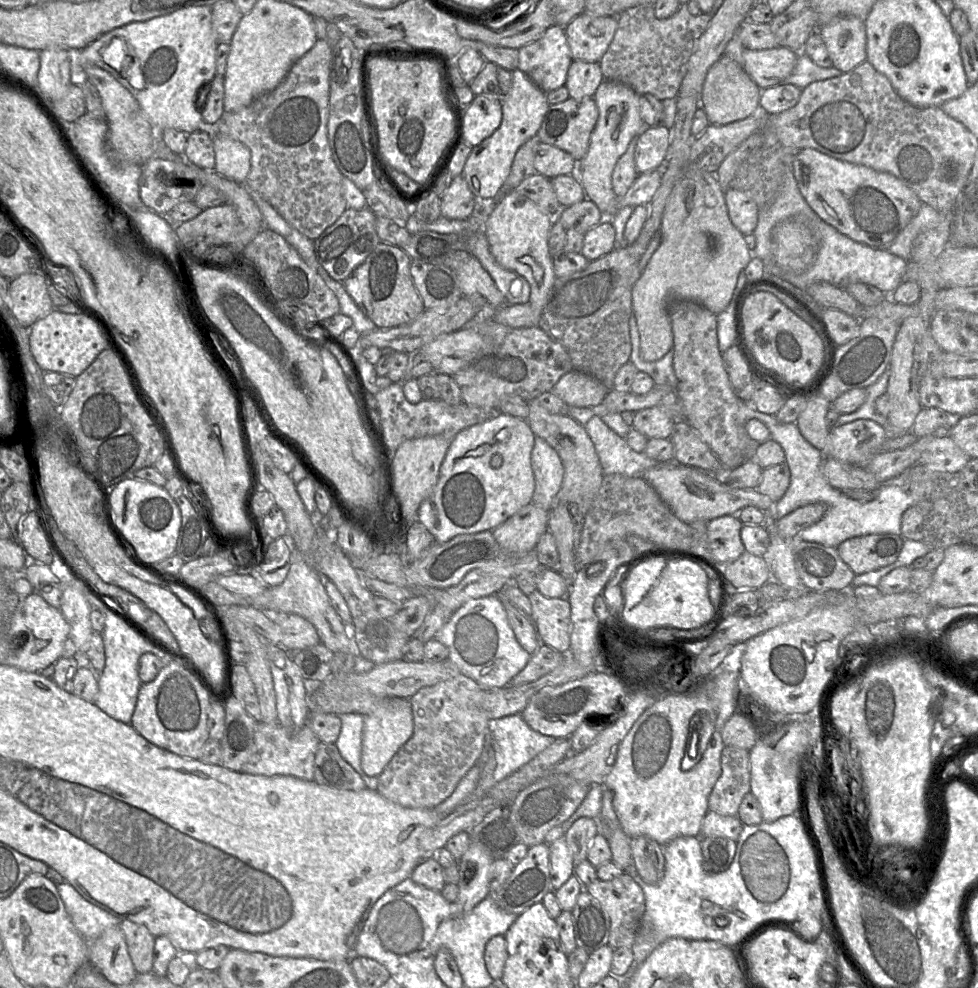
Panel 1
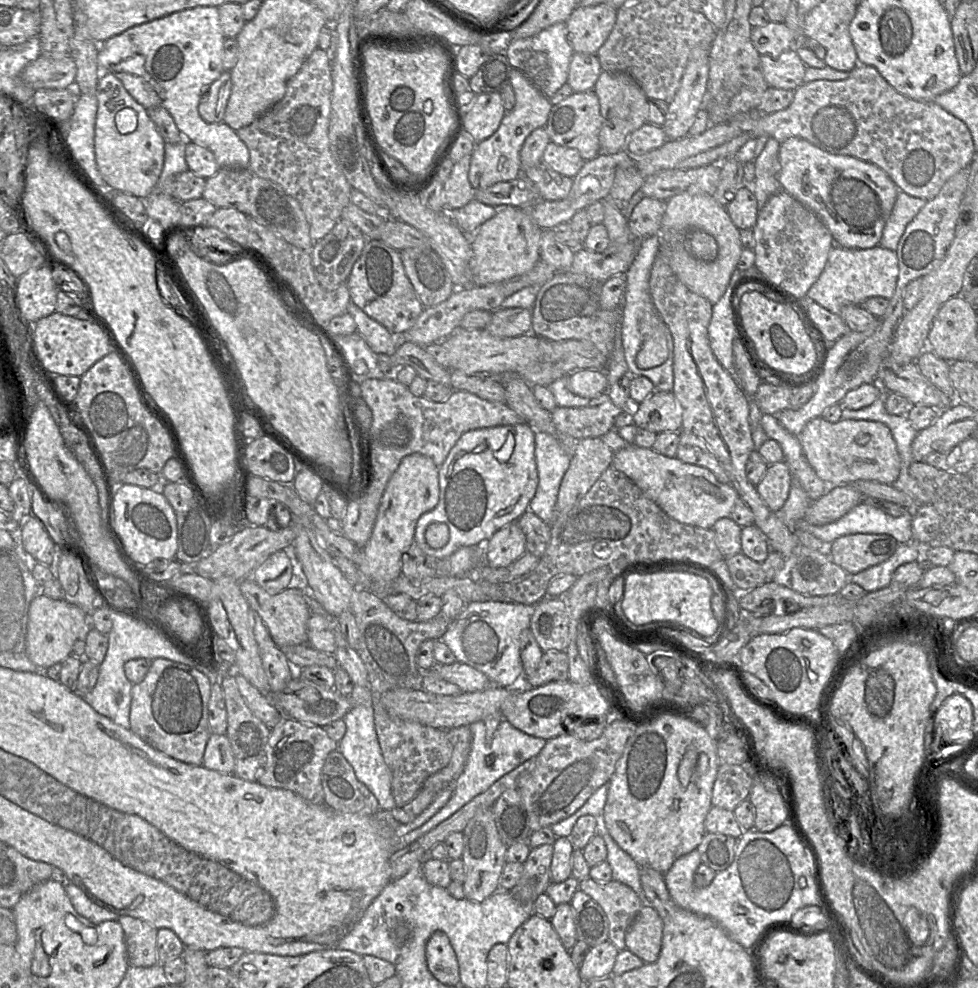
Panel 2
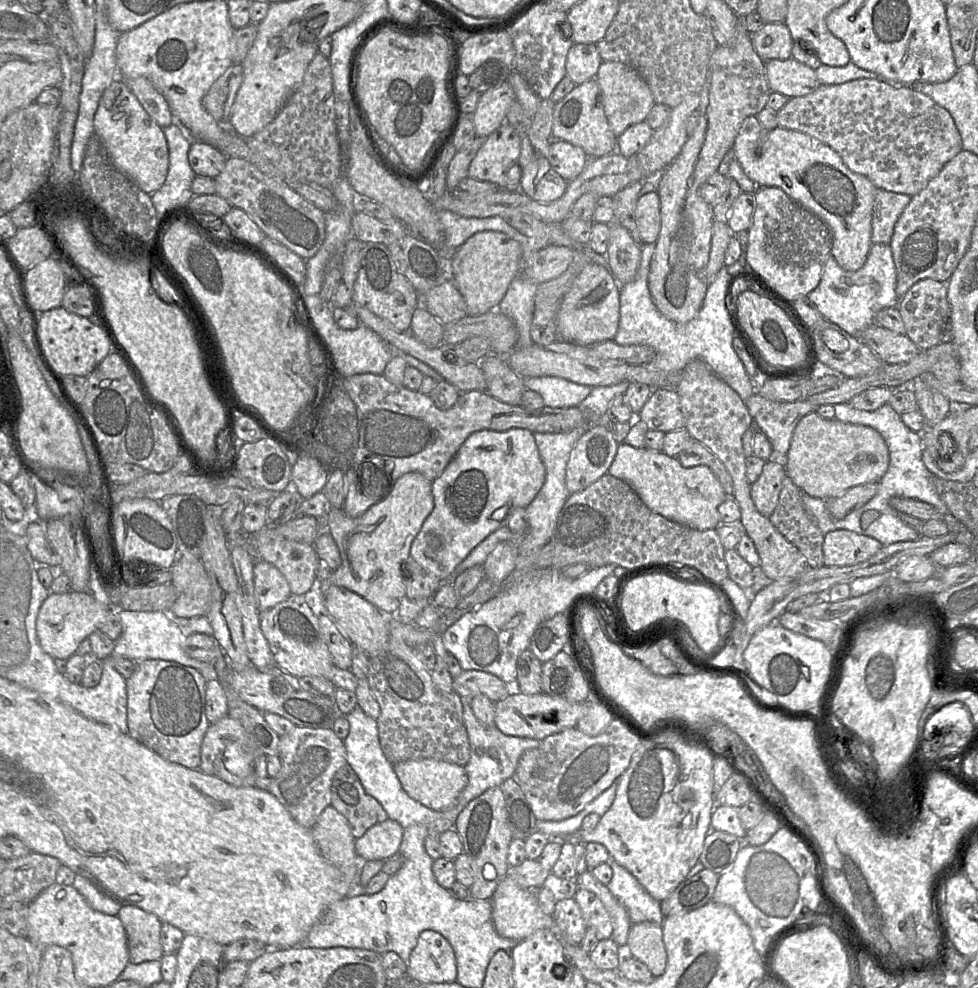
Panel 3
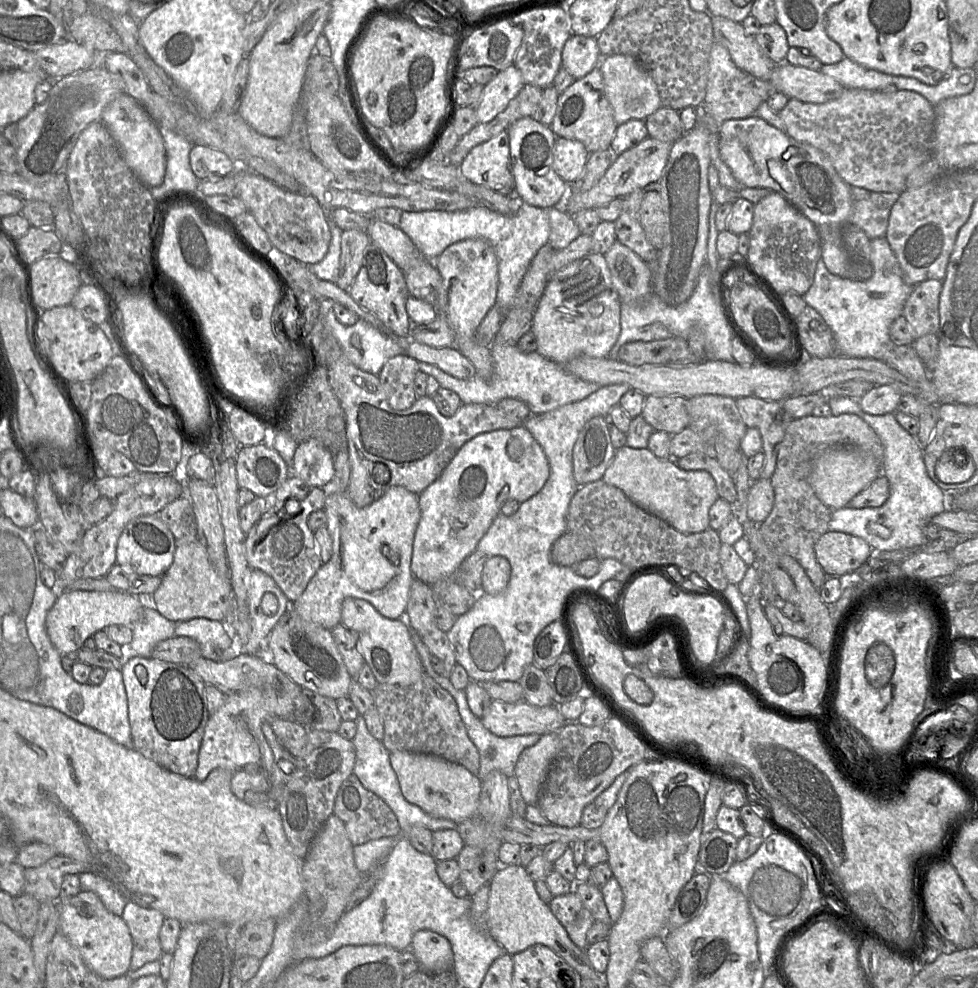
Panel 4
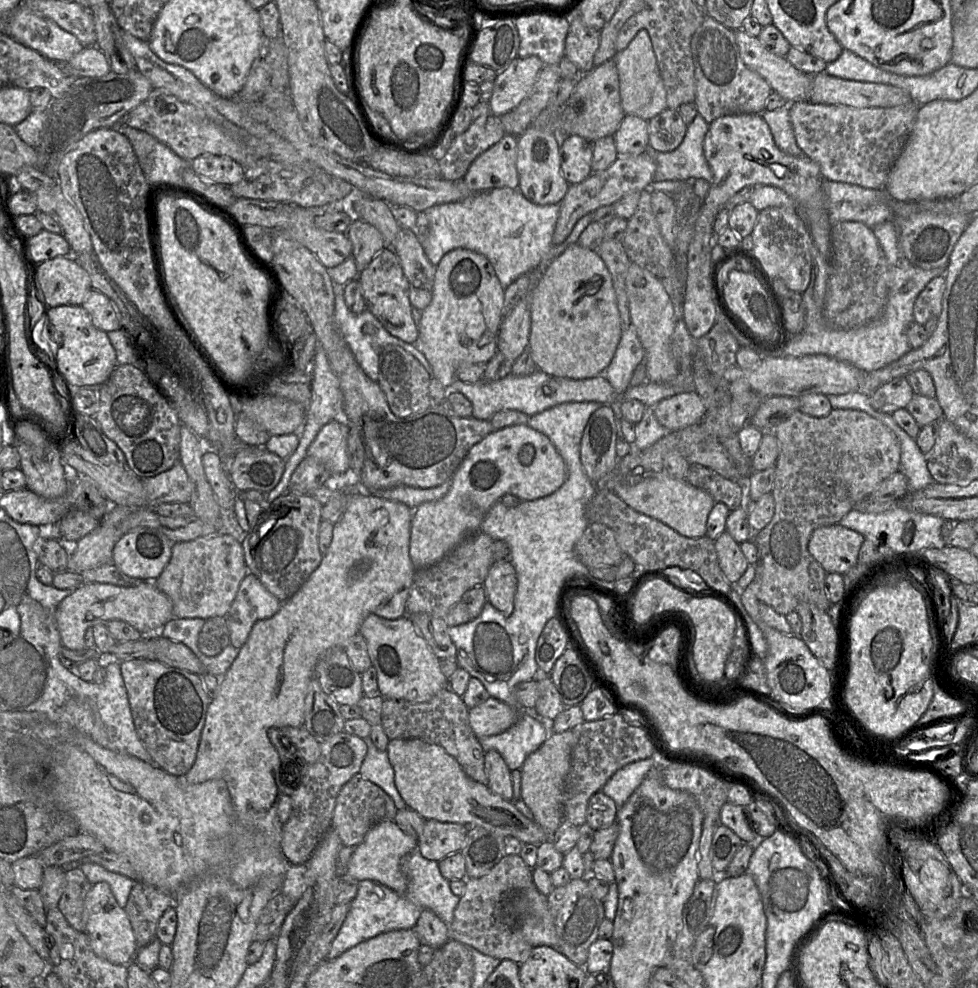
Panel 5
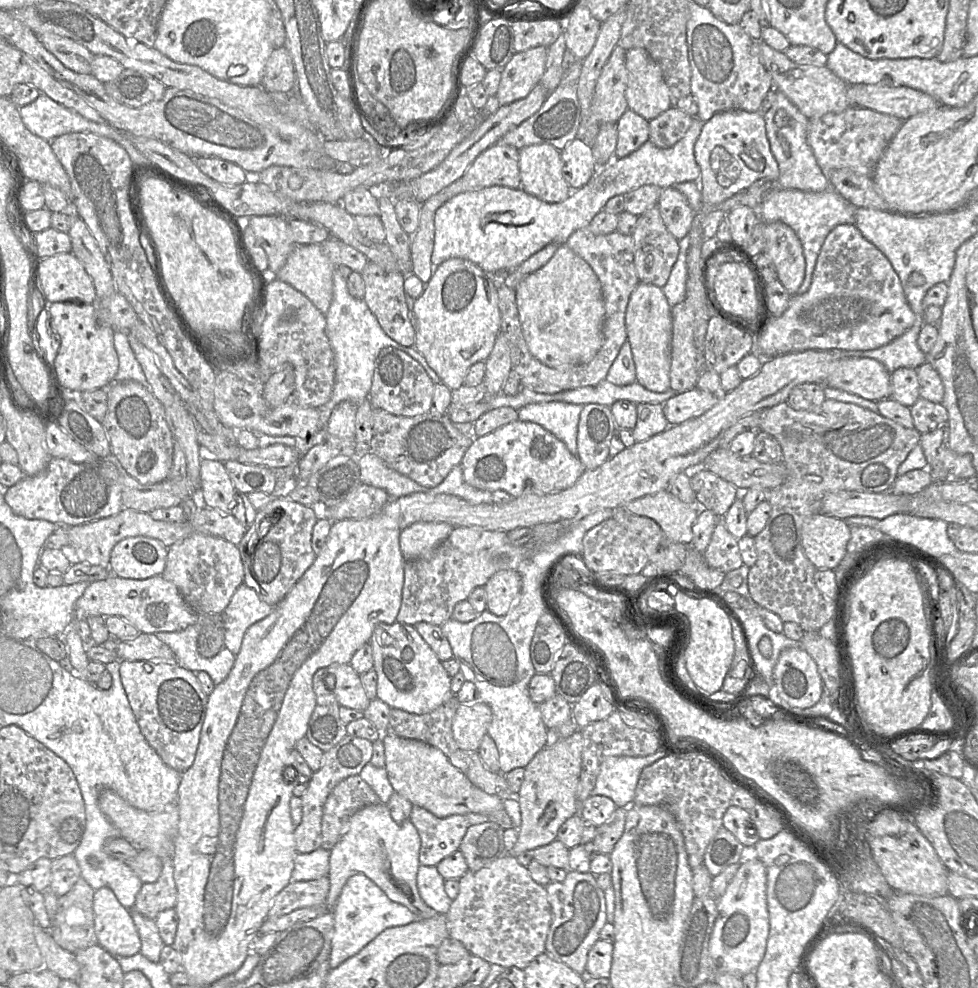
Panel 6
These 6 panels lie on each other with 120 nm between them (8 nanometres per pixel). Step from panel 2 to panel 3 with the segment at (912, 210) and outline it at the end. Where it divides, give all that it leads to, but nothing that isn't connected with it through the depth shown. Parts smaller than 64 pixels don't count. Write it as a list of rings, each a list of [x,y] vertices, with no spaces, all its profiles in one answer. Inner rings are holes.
[[[877,189],[872,215],[872,244],[890,244],[895,224],[911,196]]]

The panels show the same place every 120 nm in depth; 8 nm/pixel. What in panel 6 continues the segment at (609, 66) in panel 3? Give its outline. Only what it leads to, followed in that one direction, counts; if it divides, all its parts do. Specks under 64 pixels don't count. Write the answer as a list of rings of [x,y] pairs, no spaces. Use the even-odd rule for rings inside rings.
[[[644,48],[626,52],[628,108],[648,121],[674,106],[671,91],[661,67]]]

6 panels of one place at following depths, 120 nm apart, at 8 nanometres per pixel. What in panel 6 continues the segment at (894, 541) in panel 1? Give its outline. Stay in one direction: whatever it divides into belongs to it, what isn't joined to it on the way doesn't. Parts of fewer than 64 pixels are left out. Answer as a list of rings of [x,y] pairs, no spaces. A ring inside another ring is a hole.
[[[815,514],[802,527],[804,553],[817,569],[834,570],[846,554],[849,539],[850,526],[836,517]]]

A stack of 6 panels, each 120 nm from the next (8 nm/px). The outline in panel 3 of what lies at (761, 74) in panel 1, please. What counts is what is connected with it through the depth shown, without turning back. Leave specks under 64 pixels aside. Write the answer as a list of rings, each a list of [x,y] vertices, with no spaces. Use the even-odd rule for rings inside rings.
[[[791,56],[786,60],[764,61],[764,66],[770,90],[788,98],[810,94],[820,86],[815,70]]]

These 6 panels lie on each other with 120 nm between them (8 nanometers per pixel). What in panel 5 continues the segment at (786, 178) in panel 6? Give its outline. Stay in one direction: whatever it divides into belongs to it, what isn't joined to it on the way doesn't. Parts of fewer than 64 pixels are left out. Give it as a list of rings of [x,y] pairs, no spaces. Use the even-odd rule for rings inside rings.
[[[788,107],[774,111],[765,110],[761,115],[768,124],[776,145],[782,152],[792,156],[804,155],[797,144]]]

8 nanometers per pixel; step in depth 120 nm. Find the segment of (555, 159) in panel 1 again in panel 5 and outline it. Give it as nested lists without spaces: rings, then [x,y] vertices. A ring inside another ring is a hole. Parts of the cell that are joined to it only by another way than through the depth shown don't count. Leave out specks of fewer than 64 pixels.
[[[579,135],[561,136],[560,169],[570,185],[583,182],[593,173],[593,151],[592,141]]]

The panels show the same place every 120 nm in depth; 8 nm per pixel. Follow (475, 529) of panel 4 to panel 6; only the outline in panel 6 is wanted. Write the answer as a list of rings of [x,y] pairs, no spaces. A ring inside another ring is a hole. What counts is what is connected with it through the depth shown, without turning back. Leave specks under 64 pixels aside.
[[[516,420],[495,431],[474,438],[462,459],[463,477],[466,483],[490,492],[504,490],[513,498],[525,493],[554,494],[573,486],[578,478],[586,471],[577,455],[573,455],[564,442],[541,425],[533,422]],[[417,522],[400,533],[400,550],[406,561],[430,559],[455,527],[446,522]]]

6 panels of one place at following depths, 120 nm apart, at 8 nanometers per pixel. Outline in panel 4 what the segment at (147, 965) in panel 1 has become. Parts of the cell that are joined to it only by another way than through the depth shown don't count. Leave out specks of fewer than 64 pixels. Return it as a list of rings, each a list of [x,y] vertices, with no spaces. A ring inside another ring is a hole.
[[[127,901],[121,917],[133,941],[130,970],[137,970],[145,963],[160,959],[163,950],[159,933],[165,916],[159,910]]]

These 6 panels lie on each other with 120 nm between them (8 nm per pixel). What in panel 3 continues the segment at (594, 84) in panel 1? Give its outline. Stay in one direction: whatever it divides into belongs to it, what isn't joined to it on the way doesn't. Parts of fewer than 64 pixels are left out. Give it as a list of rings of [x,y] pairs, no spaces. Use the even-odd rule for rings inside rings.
[[[574,43],[566,58],[566,75],[580,85],[596,78],[599,66],[602,63],[596,44]]]

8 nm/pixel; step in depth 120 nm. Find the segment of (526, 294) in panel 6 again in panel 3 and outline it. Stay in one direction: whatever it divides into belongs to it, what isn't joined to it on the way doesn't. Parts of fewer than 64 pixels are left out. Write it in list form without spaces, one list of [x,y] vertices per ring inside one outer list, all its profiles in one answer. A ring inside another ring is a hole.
[[[594,262],[587,263],[561,299],[556,318],[560,340],[584,346],[614,340],[619,320],[620,285],[608,267]]]

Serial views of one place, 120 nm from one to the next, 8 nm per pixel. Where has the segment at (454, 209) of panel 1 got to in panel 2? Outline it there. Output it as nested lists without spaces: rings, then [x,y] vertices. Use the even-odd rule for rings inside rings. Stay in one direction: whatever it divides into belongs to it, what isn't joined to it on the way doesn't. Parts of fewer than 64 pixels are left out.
[[[471,155],[454,163],[451,174],[443,185],[443,208],[458,209],[474,199],[475,190],[468,180]]]

